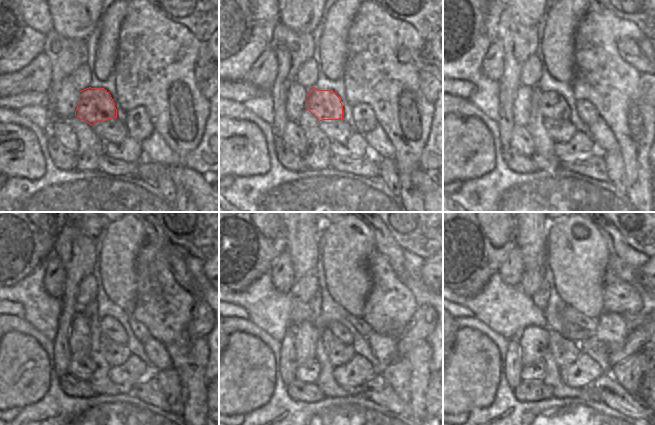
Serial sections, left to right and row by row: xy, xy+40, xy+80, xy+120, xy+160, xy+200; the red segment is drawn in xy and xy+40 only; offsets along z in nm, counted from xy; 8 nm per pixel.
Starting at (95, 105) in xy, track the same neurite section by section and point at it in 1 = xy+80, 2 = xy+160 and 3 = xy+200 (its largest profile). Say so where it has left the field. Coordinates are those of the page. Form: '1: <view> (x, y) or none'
1: xy+80 (552, 105)
2: xy+160 (337, 329)
3: xy+200 (576, 336)

